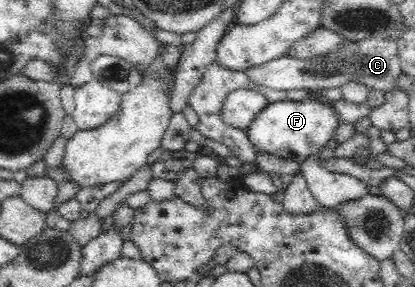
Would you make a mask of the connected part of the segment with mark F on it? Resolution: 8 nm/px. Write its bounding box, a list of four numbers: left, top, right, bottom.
[245,97,341,163]

